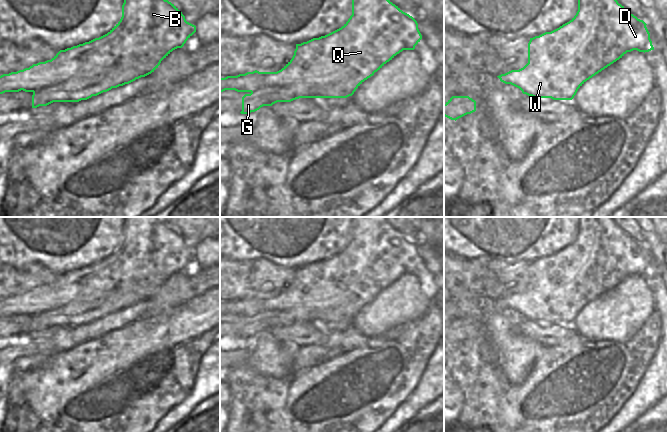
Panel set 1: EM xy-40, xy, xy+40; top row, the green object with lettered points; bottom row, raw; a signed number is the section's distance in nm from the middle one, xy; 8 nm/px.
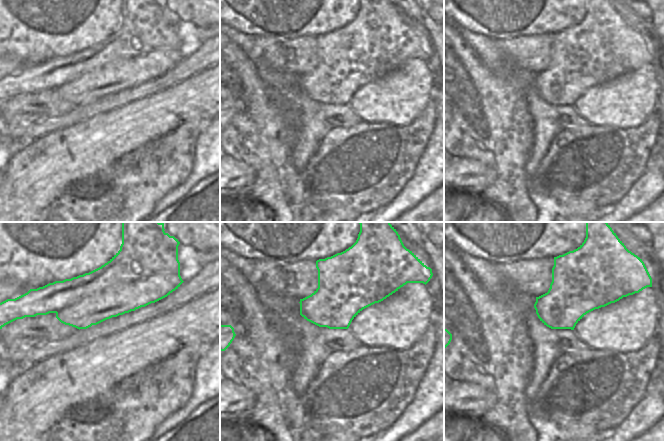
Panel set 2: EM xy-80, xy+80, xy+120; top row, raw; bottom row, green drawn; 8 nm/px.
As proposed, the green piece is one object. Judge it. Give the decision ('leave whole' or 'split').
split

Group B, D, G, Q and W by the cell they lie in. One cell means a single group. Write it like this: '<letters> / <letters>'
B D Q W / G

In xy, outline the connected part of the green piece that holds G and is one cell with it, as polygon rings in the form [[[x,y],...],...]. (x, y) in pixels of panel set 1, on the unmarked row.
[[[297,306],[289,310],[275,310],[263,312],[257,316],[245,318],[242,321],[241,338],[248,338],[259,334],[263,330],[272,330],[277,326],[291,326],[296,324],[296,319],[303,316],[313,316],[307,308]]]

